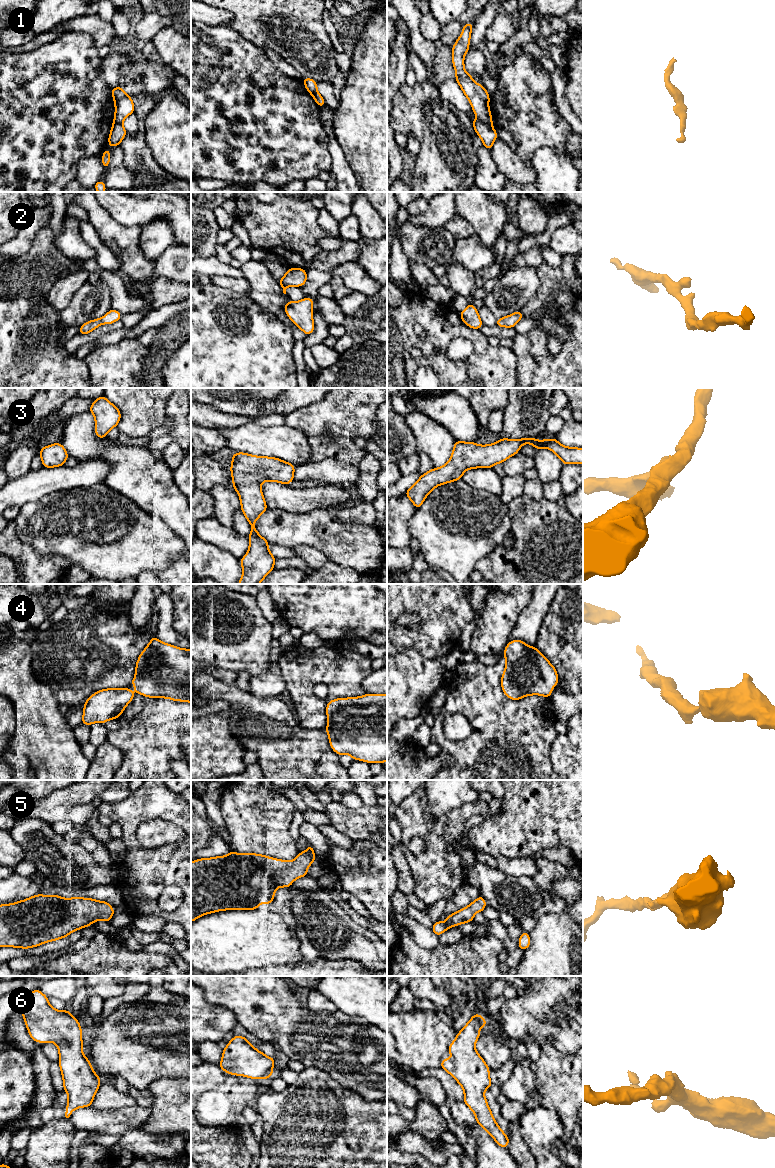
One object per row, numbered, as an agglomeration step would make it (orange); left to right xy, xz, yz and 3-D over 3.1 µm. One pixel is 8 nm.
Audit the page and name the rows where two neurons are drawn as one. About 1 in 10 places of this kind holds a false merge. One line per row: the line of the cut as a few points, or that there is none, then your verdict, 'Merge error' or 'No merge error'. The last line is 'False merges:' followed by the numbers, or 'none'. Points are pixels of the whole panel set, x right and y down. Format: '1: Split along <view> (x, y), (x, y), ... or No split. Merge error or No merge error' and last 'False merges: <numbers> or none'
1: Split along yz (478, 118), (491, 127). Merge error
2: No split. No merge error
3: No split. No merge error
4: No split. No merge error
5: No split. No merge error
6: No split. No merge error
False merges: 1

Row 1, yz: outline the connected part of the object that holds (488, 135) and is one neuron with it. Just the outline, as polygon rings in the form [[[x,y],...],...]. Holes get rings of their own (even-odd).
[[[479,119],[471,121],[471,123],[477,135],[482,139],[483,146],[486,147],[489,151],[491,151],[493,143],[498,137],[496,130],[482,123]]]

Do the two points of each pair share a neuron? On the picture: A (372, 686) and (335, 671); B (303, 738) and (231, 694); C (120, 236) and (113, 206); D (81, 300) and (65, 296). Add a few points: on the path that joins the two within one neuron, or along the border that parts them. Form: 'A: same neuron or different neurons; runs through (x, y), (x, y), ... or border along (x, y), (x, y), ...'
A: different neurons; border along (373, 670), (362, 681), (362, 689), (365, 693)
B: same neuron; runs through (285, 737), (282, 737), (262, 717), (249, 709)
C: different neurons; border along (99, 204), (119, 223), (139, 226)
D: different neurons; border along (86, 281), (60, 312)

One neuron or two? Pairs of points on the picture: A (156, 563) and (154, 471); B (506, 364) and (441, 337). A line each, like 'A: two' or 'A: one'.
A: two
B: one

